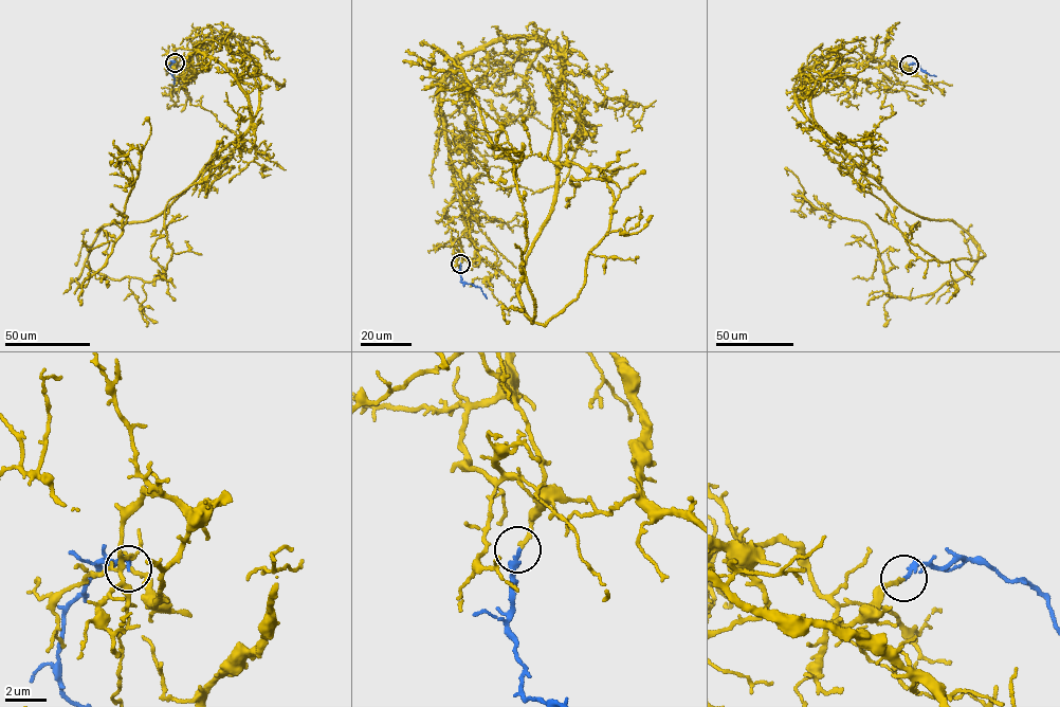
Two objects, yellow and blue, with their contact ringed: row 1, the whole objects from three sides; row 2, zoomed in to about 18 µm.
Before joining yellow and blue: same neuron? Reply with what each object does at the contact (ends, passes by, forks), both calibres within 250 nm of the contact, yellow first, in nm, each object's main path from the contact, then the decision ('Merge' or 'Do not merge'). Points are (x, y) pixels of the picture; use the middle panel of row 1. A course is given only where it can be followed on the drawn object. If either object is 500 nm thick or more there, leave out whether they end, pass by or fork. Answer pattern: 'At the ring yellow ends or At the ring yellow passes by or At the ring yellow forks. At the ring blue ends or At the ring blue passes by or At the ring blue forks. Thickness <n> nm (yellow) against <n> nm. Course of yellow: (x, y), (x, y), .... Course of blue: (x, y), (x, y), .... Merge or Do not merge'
At the ring yellow ends. At the ring blue ends. Thickness 190 nm (yellow) against 220 nm. Course of yellow: (460, 263), (441, 82), (504, 38), (564, 62), (532, 322), (522, 156), (452, 58), (423, 66). Course of blue: (460, 264), (461, 281), (480, 288), (487, 298). Merge

